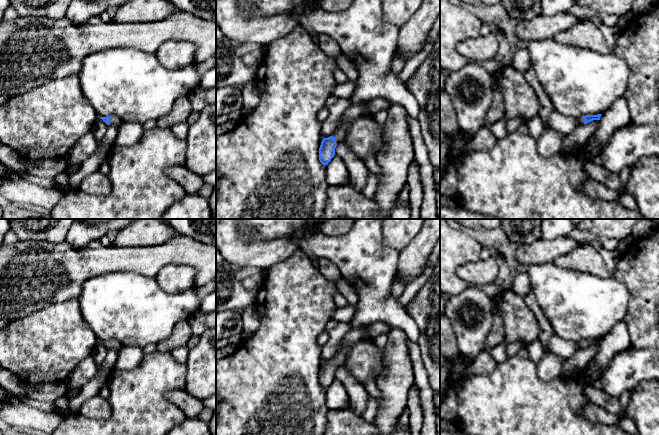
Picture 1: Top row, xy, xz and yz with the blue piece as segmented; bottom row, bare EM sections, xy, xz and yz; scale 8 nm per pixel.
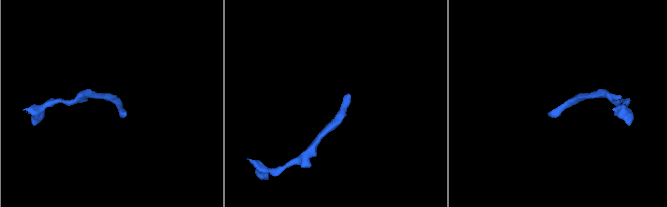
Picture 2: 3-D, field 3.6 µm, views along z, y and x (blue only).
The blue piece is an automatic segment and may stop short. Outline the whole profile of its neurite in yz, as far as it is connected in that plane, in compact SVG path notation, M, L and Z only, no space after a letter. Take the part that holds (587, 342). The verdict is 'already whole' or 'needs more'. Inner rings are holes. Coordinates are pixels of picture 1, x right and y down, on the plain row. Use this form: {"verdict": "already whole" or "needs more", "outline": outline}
{"verdict": "needs more", "outline": "M602 338L580 340L580 341L577 341L577 347L578 349L583 349L593 344L600 344L601 339Z"}

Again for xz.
{"verdict": "needs more", "outline": "M362 325L349 331L342 340L342 349L332 360L324 362L319 372L319 384L323 389L327 389L335 379L337 368L343 364L346 353L351 346L360 341L368 331L368 325Z"}

